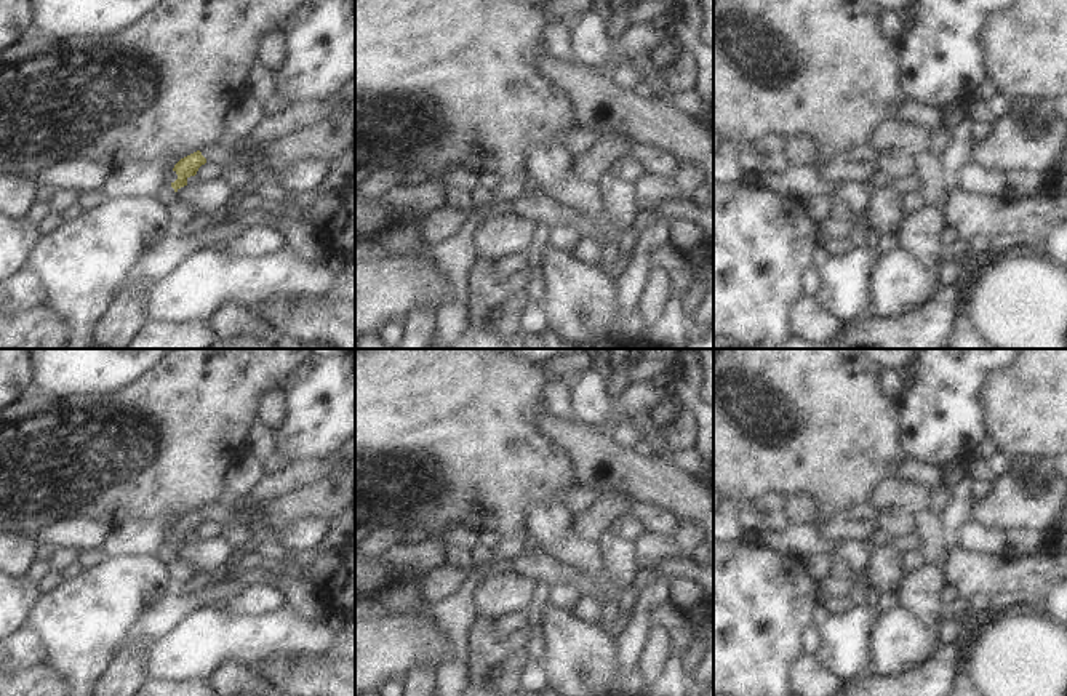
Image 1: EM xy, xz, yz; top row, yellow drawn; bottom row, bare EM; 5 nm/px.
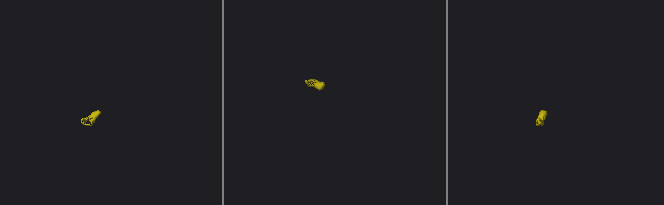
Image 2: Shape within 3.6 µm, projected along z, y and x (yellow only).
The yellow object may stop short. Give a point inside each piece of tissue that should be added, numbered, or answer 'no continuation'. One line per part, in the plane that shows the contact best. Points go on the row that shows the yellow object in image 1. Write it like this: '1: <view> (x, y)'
1: xy (219, 154)
2: xy (167, 196)

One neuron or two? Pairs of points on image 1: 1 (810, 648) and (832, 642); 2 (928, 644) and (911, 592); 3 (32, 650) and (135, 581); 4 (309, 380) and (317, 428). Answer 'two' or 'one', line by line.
1: two
2: two
3: two
4: one

